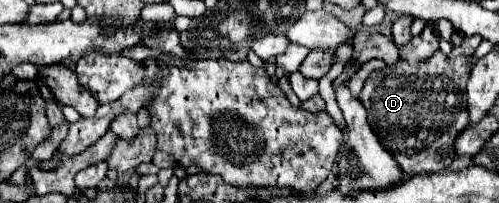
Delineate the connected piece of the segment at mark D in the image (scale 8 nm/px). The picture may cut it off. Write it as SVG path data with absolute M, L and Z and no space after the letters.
M440 51L420 65L408 65L408 61L400 59L394 65L388 65L380 71L370 73L360 93L360 101L368 111L368 121L378 141L384 145L386 151L392 153L392 157L396 159L396 163L400 165L404 173L408 175L436 173L436 171L446 169L452 163L452 159L456 157L454 139L460 133L460 129L470 125L468 105L464 99L468 77L470 77L468 57L450 59Z

